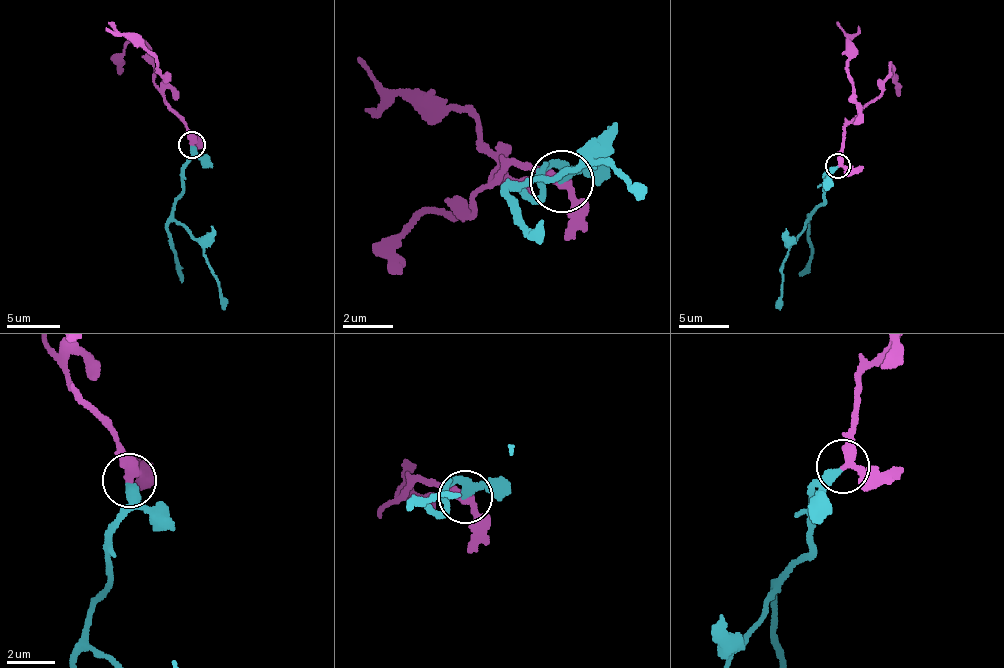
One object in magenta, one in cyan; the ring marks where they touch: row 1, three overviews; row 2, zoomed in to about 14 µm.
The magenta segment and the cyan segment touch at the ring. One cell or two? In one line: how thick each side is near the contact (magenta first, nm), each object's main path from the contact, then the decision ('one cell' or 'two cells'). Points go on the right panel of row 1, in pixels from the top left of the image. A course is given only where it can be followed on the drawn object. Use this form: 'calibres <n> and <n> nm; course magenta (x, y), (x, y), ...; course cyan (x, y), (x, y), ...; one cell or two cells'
calibres 340 and 400 nm; course magenta (837, 166), (842, 132), (879, 94), (889, 67), (899, 96); course cyan (837, 166), (824, 175), (824, 204), (811, 214), (789, 249), (781, 268), (779, 310); one cell

